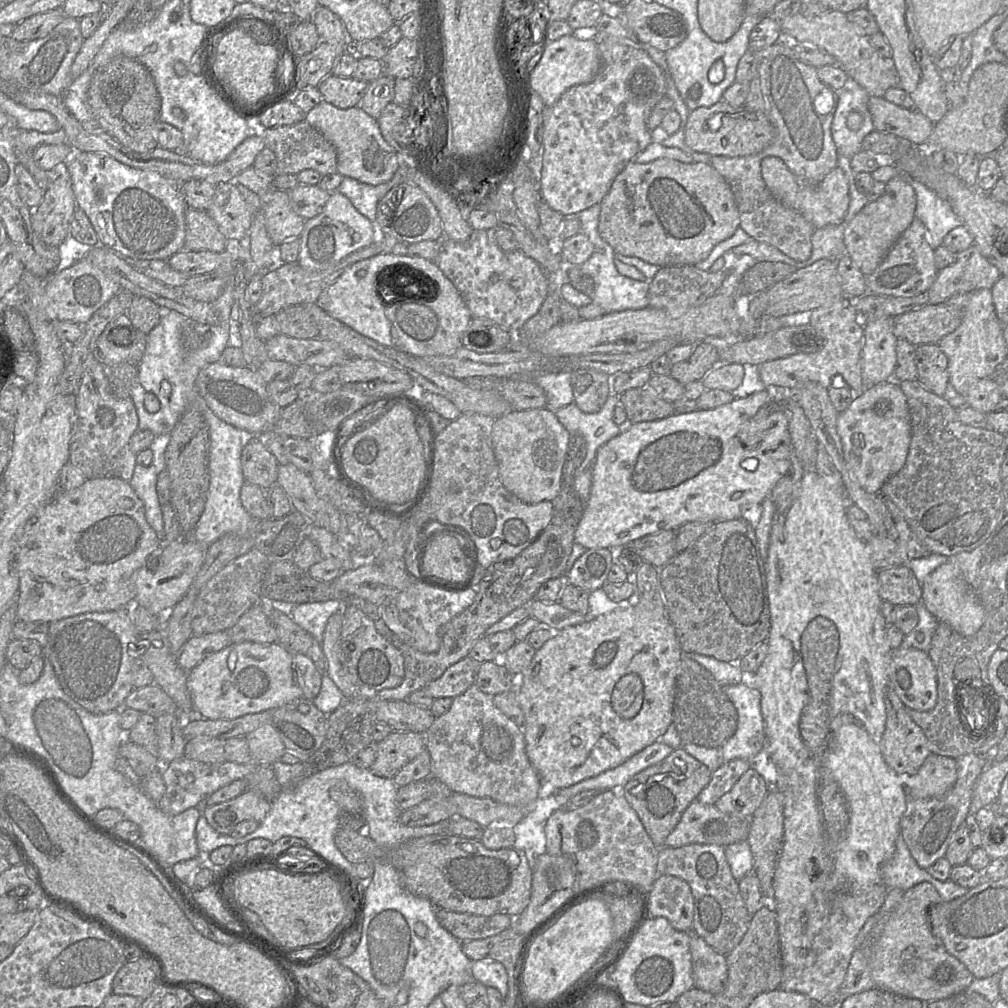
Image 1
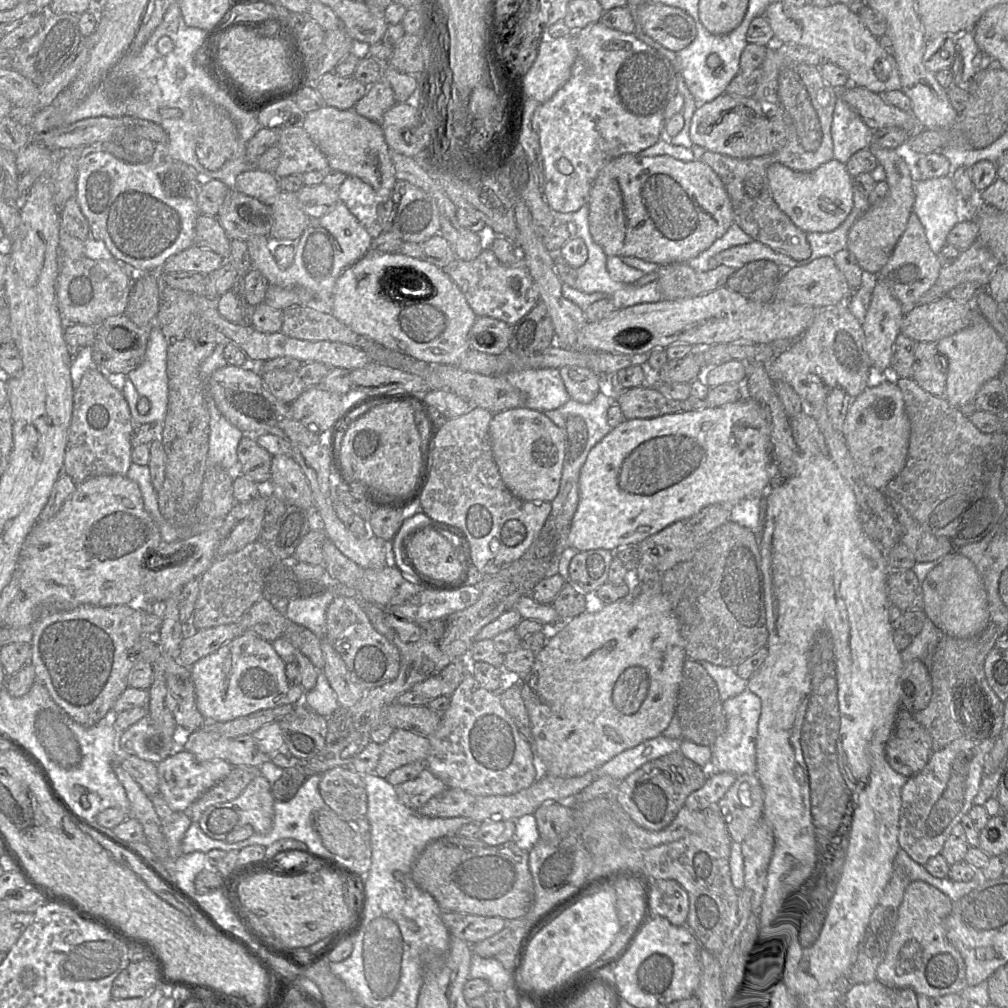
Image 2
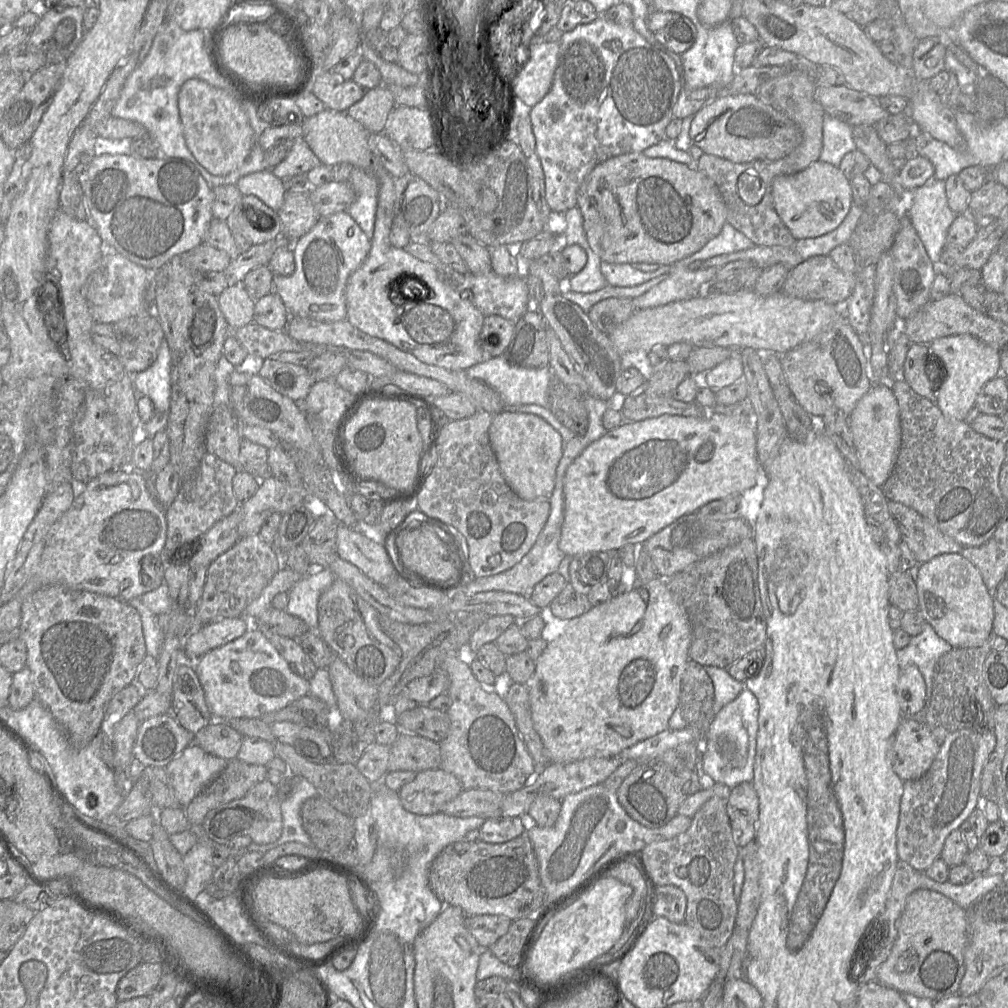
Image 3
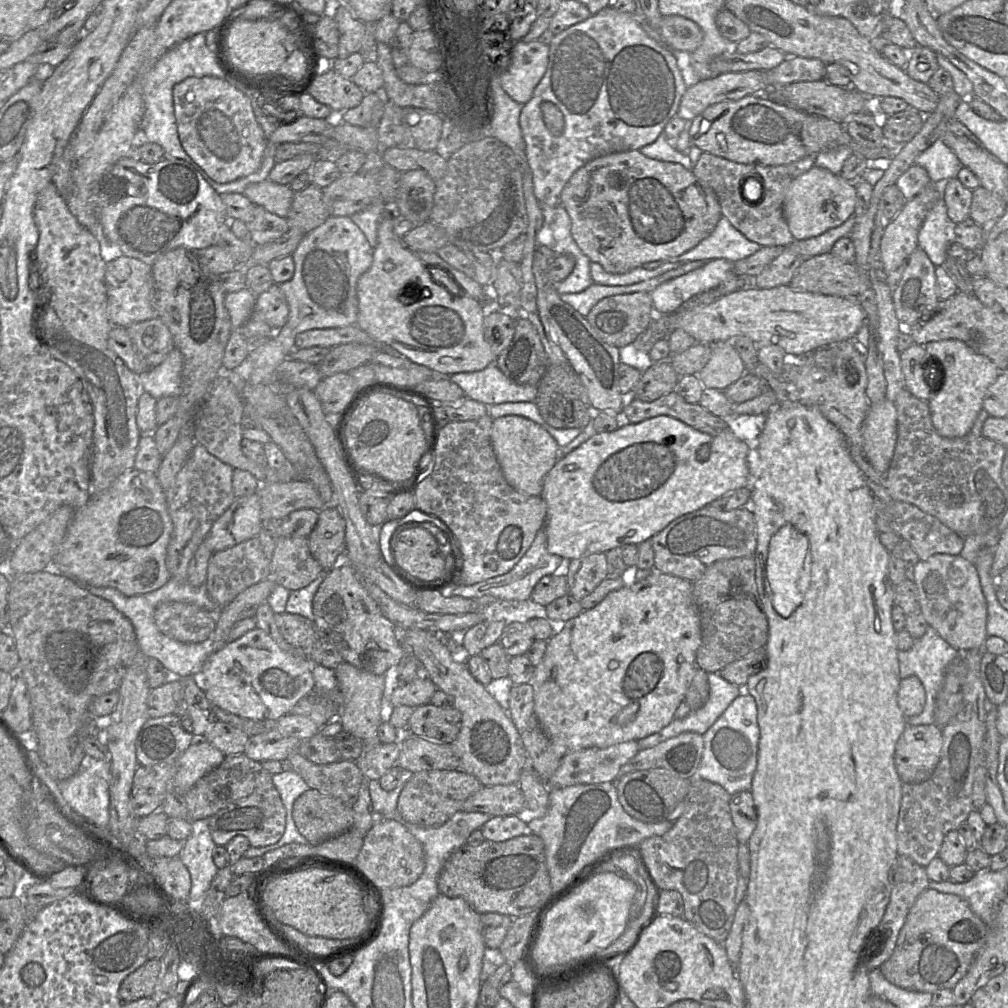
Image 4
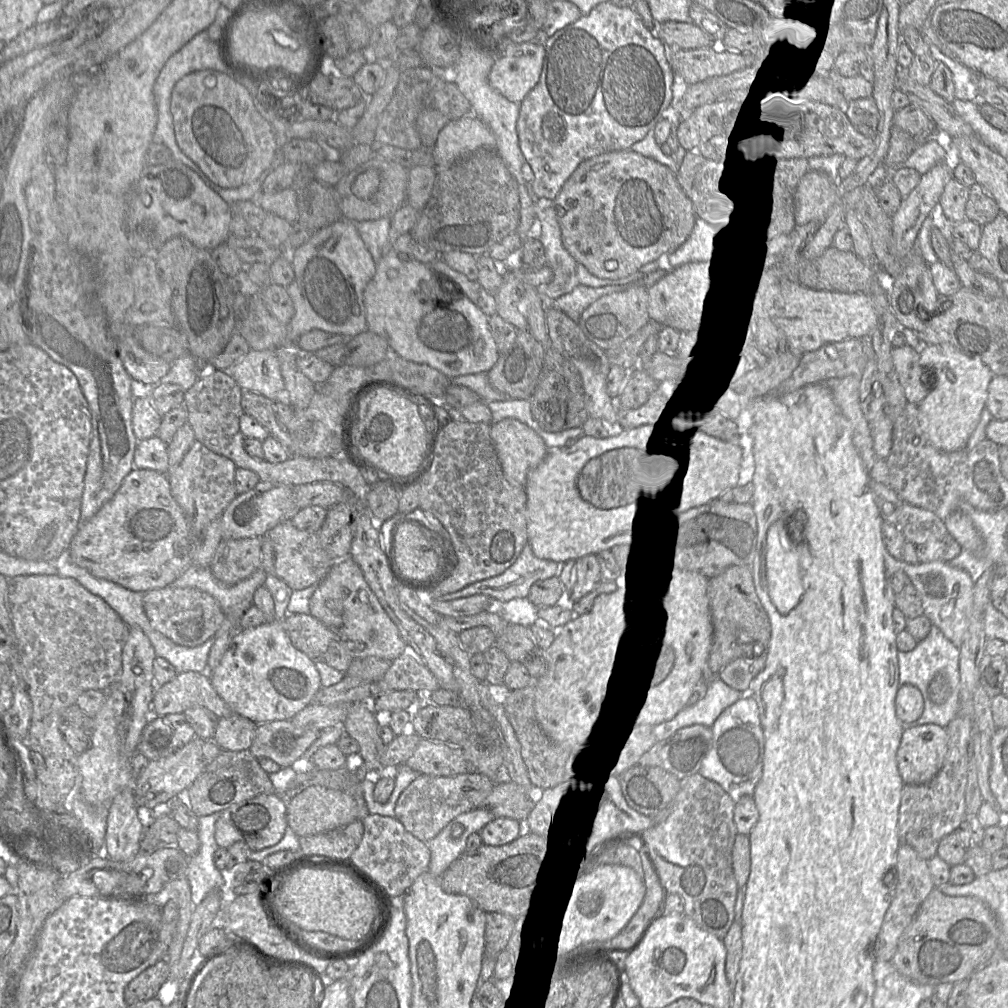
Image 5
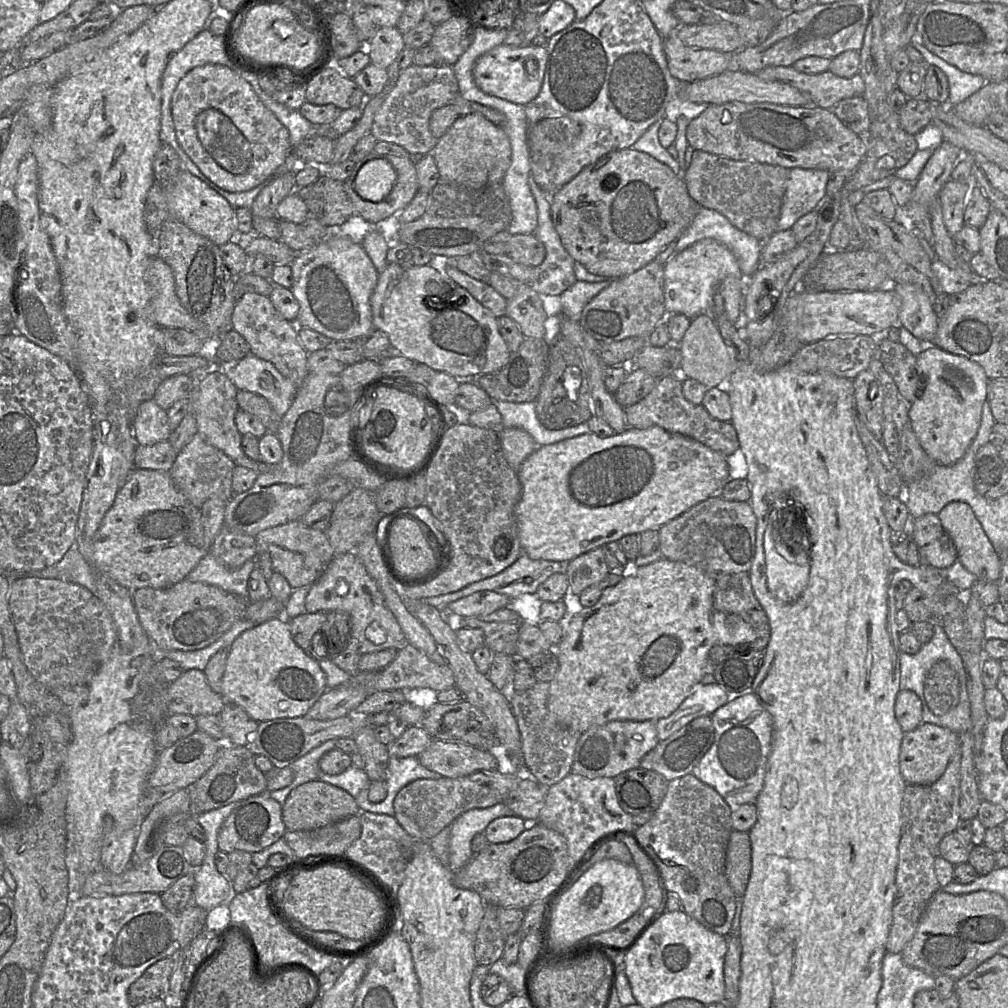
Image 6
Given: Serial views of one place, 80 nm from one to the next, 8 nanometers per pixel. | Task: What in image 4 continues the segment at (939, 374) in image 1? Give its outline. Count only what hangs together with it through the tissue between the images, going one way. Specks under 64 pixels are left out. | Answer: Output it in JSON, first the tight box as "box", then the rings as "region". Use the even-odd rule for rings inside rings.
{"box":[900,343,939,401],"region":[[[913,343],[900,353],[901,368],[905,380],[905,388],[916,398],[929,401],[939,391],[937,384],[932,384],[926,368],[926,350],[924,346]]]}

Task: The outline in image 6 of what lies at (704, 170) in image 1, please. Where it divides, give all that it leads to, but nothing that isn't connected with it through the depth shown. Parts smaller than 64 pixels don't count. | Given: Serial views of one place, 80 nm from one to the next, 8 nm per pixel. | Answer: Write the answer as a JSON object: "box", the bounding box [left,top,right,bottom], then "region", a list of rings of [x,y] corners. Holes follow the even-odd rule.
{"box":[550,148,699,278],"region":[[[631,148],[616,150],[602,156],[594,163],[583,168],[574,178],[550,195],[551,218],[561,243],[575,262],[581,263],[592,274],[606,278],[622,278],[633,274],[655,260],[666,246],[676,241],[692,223],[699,205],[689,195],[684,178],[678,177],[667,165],[648,153]]]}

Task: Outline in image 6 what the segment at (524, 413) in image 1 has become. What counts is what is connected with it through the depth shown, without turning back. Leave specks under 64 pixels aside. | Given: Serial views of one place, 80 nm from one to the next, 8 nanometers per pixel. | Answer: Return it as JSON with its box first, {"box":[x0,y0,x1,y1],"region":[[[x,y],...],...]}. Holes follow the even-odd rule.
{"box":[498,428,540,471],"region":[[[504,428],[498,436],[504,457],[514,471],[540,447],[530,434],[519,428]]]}

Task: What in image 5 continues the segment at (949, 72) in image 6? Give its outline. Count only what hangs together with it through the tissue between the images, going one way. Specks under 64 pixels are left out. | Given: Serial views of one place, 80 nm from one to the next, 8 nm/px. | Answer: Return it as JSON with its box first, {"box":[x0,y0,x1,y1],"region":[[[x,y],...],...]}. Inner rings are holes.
{"box":[928,44,979,101],"region":[[[933,44],[928,45],[928,50],[937,63],[944,64],[950,70],[955,99],[979,101],[976,77],[972,70],[944,54]]]}

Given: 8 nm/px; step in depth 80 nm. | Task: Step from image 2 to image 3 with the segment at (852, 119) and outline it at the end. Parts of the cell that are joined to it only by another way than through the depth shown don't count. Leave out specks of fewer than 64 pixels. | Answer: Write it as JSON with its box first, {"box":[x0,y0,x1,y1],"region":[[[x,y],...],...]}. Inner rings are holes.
{"box":[819,114,856,167],"region":[[[825,114],[819,160],[839,167],[843,157],[856,150],[852,129],[853,127],[848,123]]]}

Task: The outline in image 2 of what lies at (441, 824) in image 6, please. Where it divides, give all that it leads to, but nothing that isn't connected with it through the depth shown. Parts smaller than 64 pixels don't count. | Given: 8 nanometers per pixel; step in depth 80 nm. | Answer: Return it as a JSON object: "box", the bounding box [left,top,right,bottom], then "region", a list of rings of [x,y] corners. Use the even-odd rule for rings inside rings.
{"box":[396,767,447,810],"region":[[[426,767],[415,779],[396,786],[396,792],[406,807],[418,810],[447,788],[447,785]]]}

